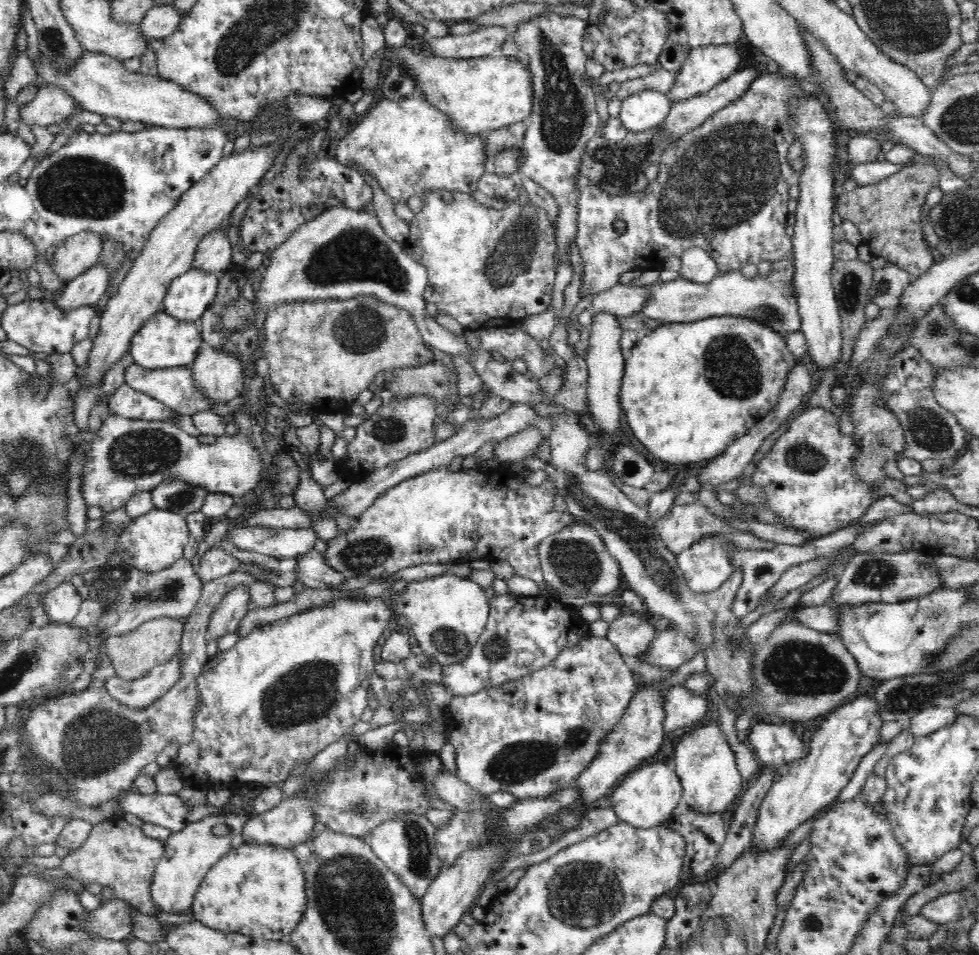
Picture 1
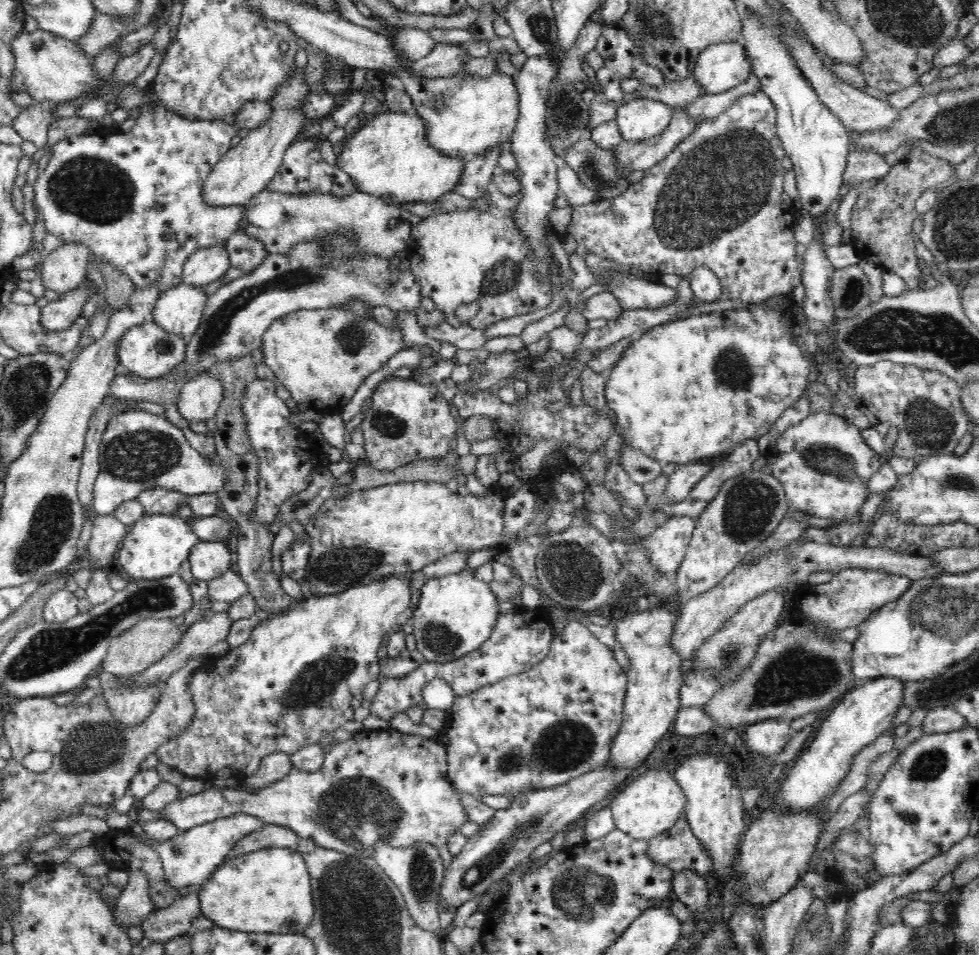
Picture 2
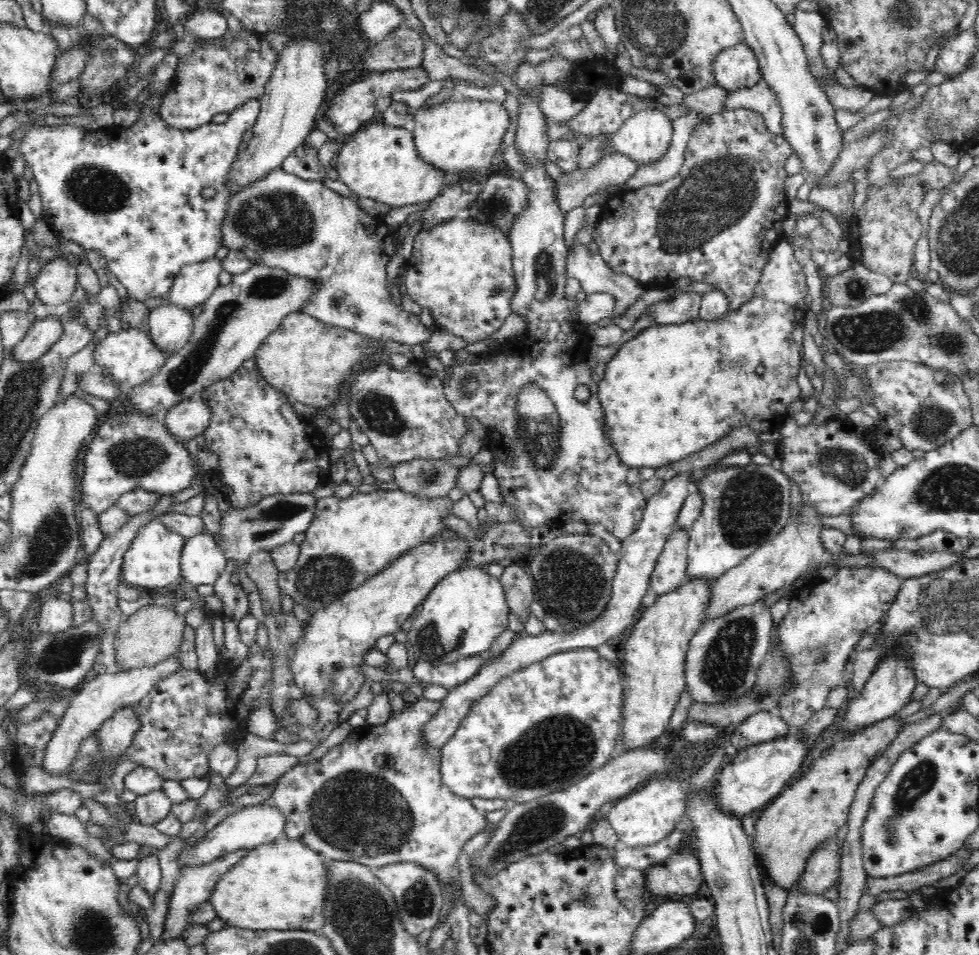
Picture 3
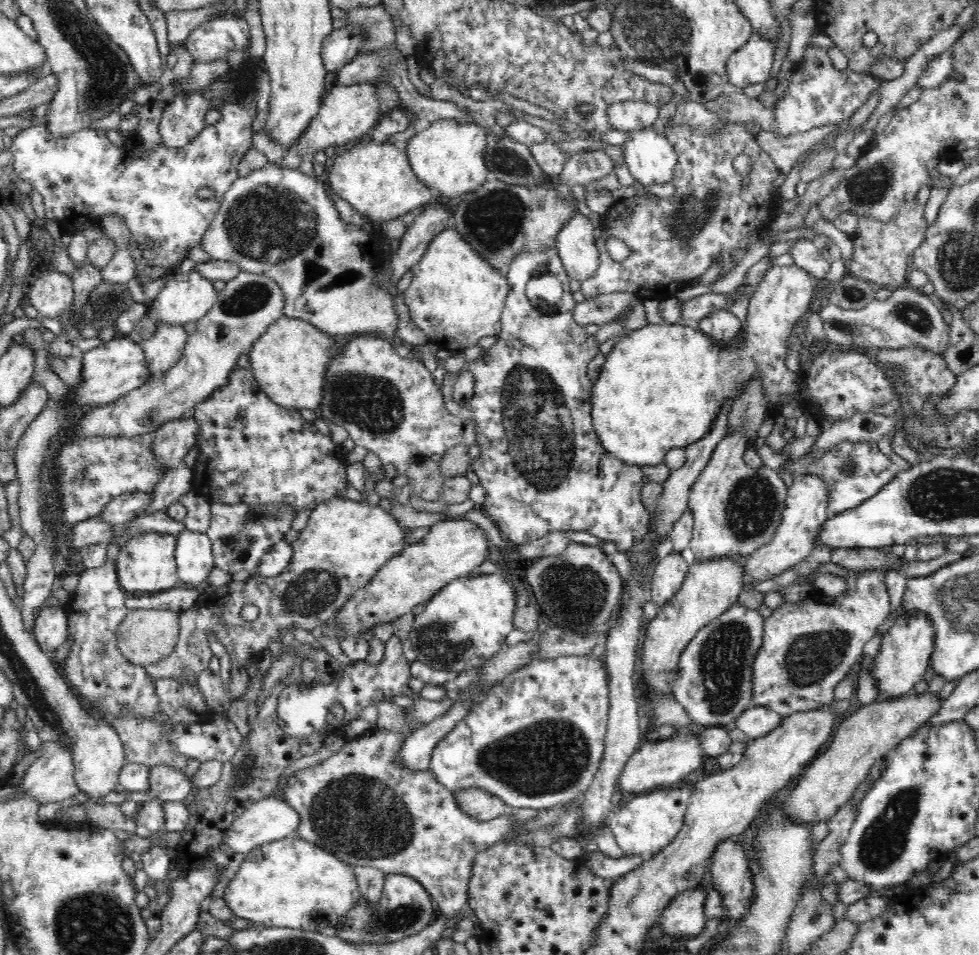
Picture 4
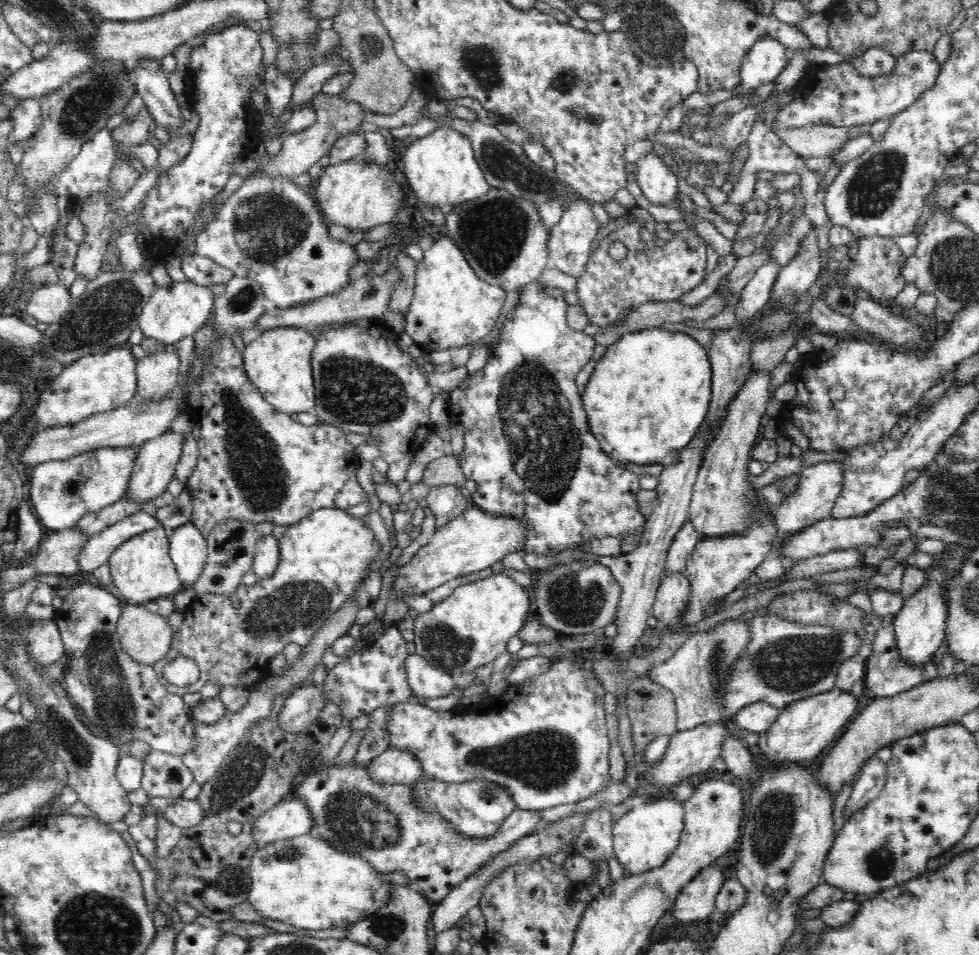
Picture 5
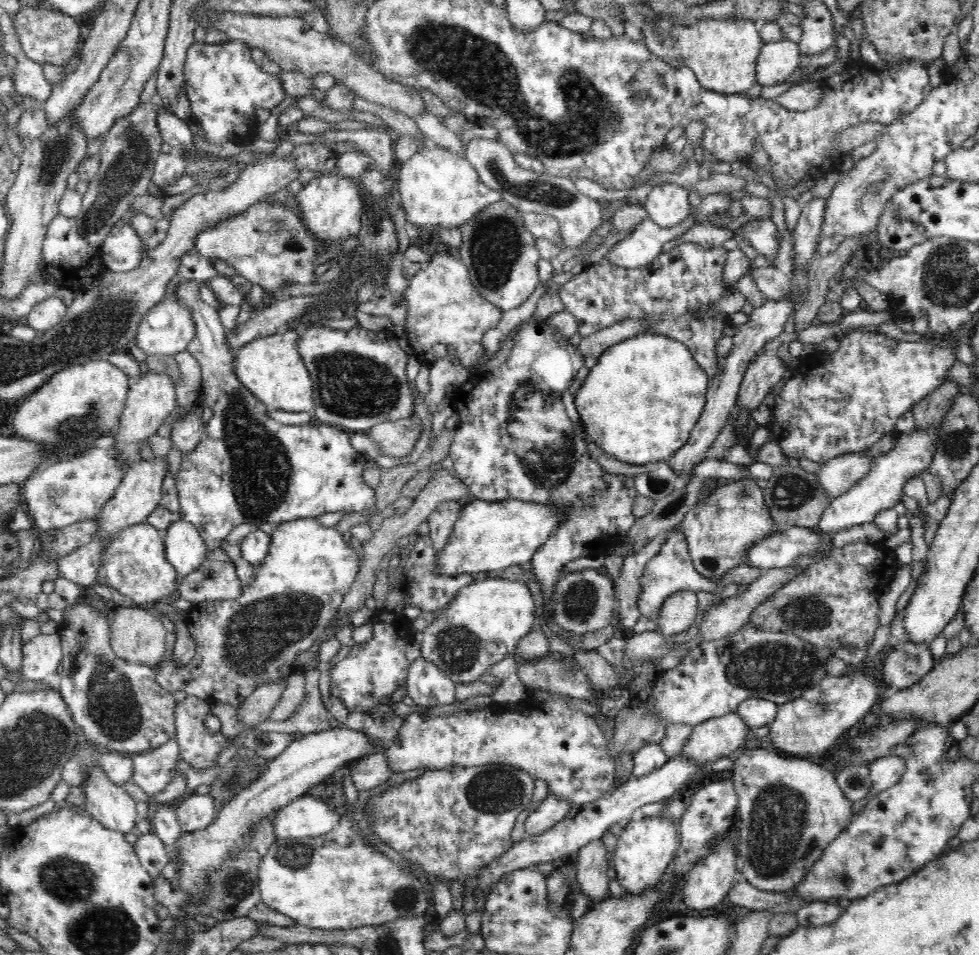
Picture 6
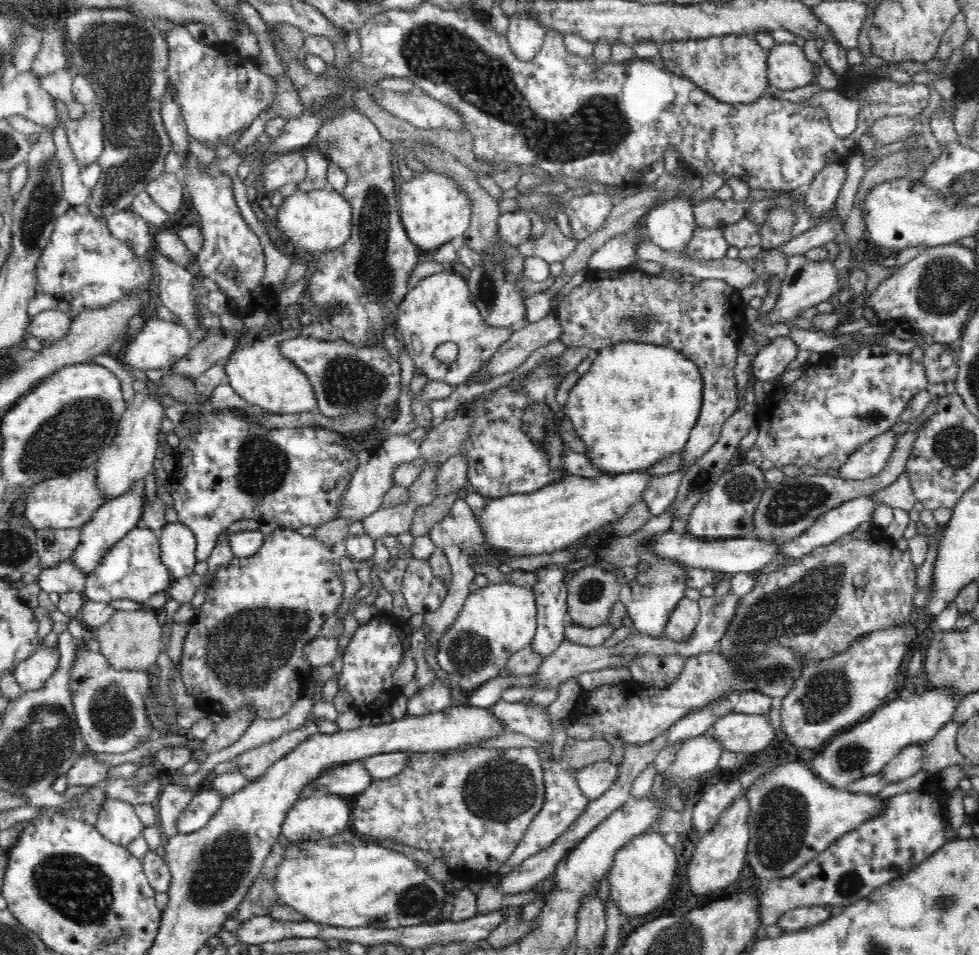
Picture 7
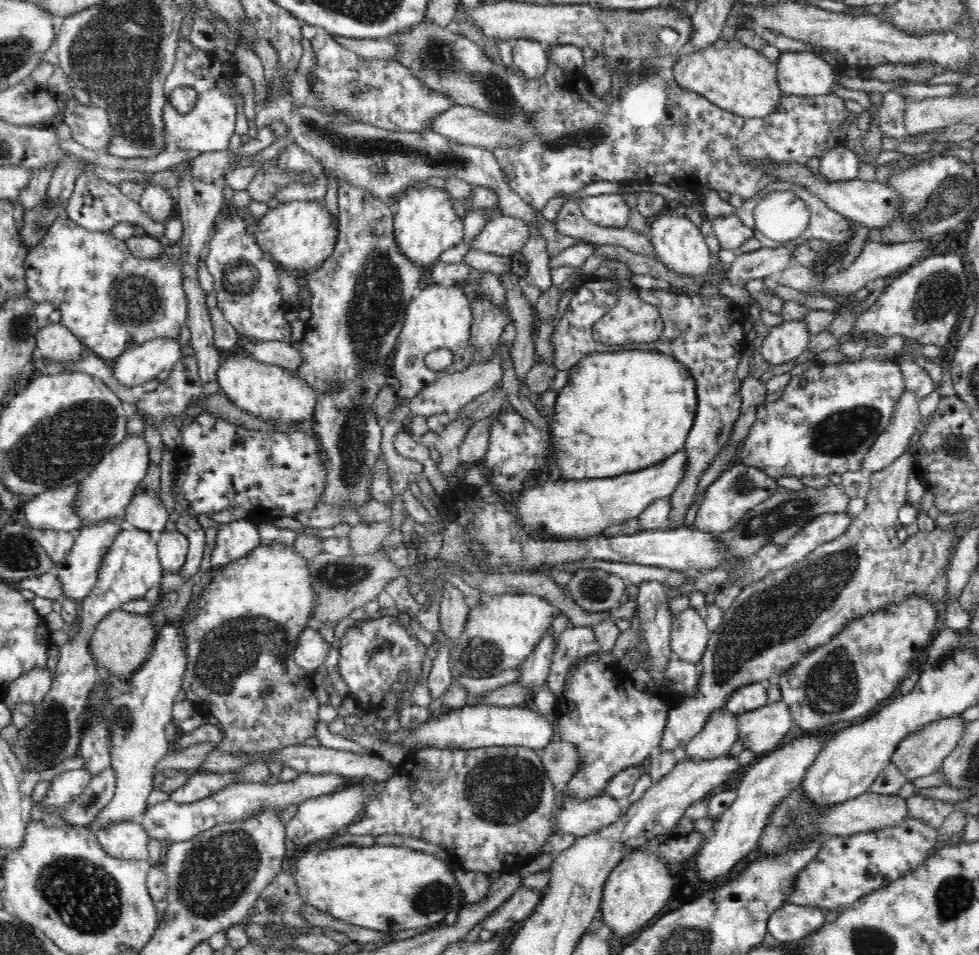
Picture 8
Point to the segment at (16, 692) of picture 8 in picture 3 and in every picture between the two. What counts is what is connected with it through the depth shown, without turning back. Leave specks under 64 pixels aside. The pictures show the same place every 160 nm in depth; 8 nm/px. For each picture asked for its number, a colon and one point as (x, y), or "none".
3: (56, 615)
4: (50, 630)
5: (43, 641)
6: (41, 656)
7: (31, 675)

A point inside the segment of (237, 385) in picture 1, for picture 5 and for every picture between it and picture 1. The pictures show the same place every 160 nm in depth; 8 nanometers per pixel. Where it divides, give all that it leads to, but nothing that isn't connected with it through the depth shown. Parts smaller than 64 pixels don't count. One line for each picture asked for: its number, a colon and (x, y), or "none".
2: (199, 400)
3: (187, 419)
4: (173, 440)
5: (156, 463)

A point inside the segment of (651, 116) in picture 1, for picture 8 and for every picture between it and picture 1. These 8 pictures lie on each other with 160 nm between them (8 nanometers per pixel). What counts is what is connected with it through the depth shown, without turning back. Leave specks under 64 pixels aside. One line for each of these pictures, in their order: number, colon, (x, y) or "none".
2: (640, 119)
3: (645, 139)
4: (651, 159)
5: (656, 177)
6: (667, 205)
7: (671, 224)
8: (680, 246)

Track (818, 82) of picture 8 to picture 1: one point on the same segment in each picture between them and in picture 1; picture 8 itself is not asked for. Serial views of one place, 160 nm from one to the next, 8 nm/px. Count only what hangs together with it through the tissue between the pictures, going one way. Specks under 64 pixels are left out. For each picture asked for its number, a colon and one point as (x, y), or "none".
1: (709, 65)
2: (721, 67)
3: (737, 68)
4: (752, 64)
5: (767, 59)
6: (777, 62)
7: (788, 68)

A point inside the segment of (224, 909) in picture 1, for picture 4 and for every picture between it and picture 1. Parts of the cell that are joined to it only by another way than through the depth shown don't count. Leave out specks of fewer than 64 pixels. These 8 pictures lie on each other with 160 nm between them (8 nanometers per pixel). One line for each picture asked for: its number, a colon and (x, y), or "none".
2: (266, 891)
3: (282, 886)
4: (291, 883)

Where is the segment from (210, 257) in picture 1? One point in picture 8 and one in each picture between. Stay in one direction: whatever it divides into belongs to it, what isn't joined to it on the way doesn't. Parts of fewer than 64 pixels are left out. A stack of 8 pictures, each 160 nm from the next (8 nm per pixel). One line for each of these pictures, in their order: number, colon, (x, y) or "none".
2: (209, 264)
3: (194, 284)
4: (186, 298)
5: (172, 313)
6: (166, 330)
7: (160, 344)
8: (140, 364)

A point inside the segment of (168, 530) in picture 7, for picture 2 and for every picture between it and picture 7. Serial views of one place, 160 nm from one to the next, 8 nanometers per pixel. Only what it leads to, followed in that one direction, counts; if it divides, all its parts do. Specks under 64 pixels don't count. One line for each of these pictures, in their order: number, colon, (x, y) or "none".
2: (208, 560)
3: (202, 561)
4: (193, 553)
5: (187, 546)
6: (184, 548)

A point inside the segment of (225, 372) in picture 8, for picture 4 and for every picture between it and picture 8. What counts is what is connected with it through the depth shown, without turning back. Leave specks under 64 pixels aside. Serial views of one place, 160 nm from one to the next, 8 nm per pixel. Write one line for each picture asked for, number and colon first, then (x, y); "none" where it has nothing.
4: (289, 360)
5: (278, 362)
6: (271, 368)
7: (259, 373)

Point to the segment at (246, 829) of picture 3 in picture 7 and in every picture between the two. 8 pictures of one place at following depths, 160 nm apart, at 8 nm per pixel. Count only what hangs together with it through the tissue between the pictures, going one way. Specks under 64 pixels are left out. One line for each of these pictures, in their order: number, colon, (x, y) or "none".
4: (269, 819)
5: (290, 818)
6: (308, 816)
7: (321, 815)

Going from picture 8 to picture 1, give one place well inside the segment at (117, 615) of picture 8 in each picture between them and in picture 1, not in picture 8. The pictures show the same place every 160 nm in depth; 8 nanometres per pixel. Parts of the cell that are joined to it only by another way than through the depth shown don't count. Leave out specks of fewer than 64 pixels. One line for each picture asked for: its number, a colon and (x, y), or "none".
1: (133, 655)
2: (150, 639)
3: (154, 633)
4: (145, 637)
5: (146, 637)
6: (137, 635)
7: (130, 641)

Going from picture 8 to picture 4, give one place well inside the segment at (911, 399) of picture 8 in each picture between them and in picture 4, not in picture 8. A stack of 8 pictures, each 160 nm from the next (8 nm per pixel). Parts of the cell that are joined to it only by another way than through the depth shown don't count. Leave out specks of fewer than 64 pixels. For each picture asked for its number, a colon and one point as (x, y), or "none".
4: (805, 511)
5: (821, 485)
6: (838, 475)
7: (870, 459)

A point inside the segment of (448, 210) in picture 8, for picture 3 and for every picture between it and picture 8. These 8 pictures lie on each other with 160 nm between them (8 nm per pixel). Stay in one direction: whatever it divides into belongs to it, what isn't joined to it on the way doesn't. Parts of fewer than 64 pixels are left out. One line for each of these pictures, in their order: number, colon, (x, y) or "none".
3: (460, 137)
4: (449, 157)
5: (442, 172)
6: (439, 190)
7: (433, 210)

